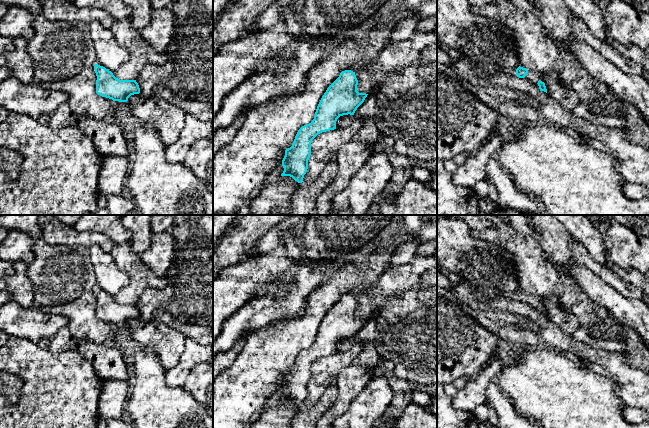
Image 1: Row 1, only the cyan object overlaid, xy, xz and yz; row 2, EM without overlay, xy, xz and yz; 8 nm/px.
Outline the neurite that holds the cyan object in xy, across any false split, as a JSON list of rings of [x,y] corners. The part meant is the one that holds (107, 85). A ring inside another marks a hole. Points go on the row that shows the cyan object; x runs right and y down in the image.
[[[98,64],[94,65],[97,76],[96,93],[113,101],[127,102],[131,95],[139,94],[136,80],[120,80],[111,71]]]

